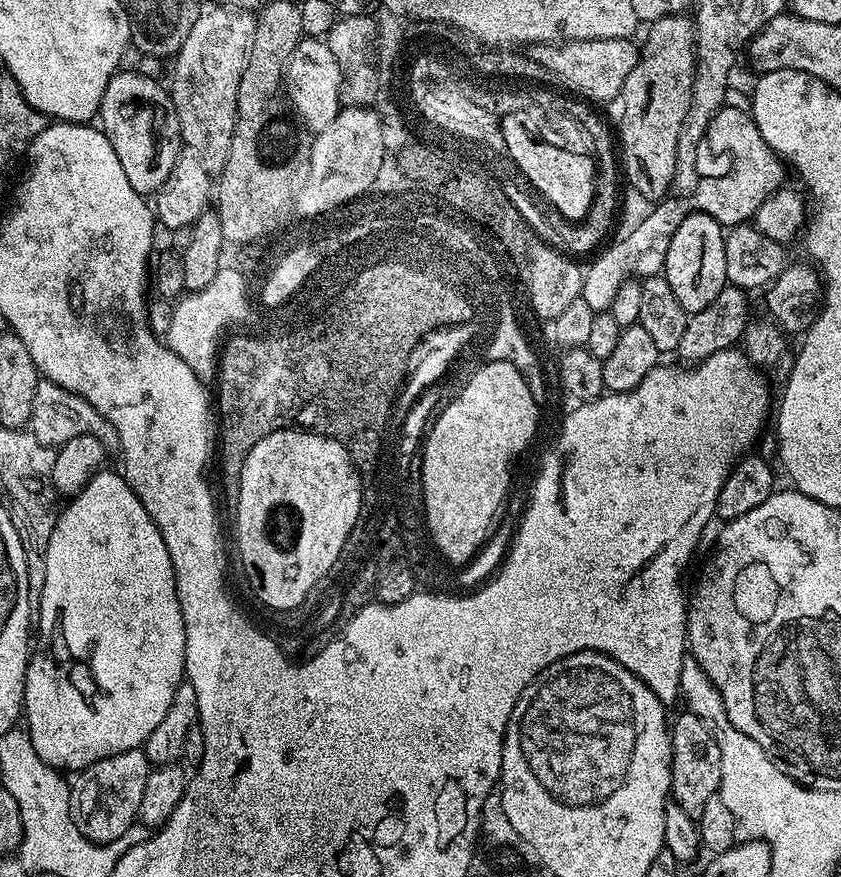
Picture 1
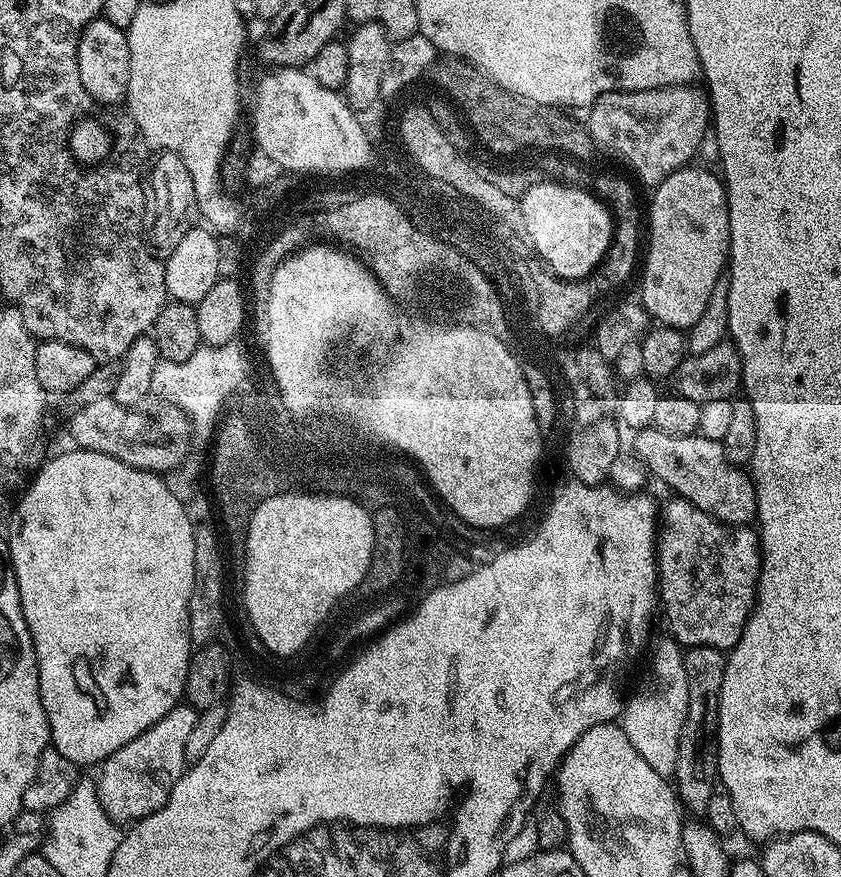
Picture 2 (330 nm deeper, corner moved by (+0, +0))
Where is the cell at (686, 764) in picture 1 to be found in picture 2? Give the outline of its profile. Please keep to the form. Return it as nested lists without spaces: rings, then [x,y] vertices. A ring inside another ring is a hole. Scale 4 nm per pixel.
[[[694,646],[684,652],[684,665],[688,679],[688,705],[686,706],[686,722],[682,726],[682,734],[678,742],[678,762],[674,773],[676,795],[685,813],[693,812],[693,817],[706,817],[706,805],[710,802],[714,790],[718,787],[718,710],[720,709],[720,691],[724,677],[726,656],[721,649],[710,646]]]

